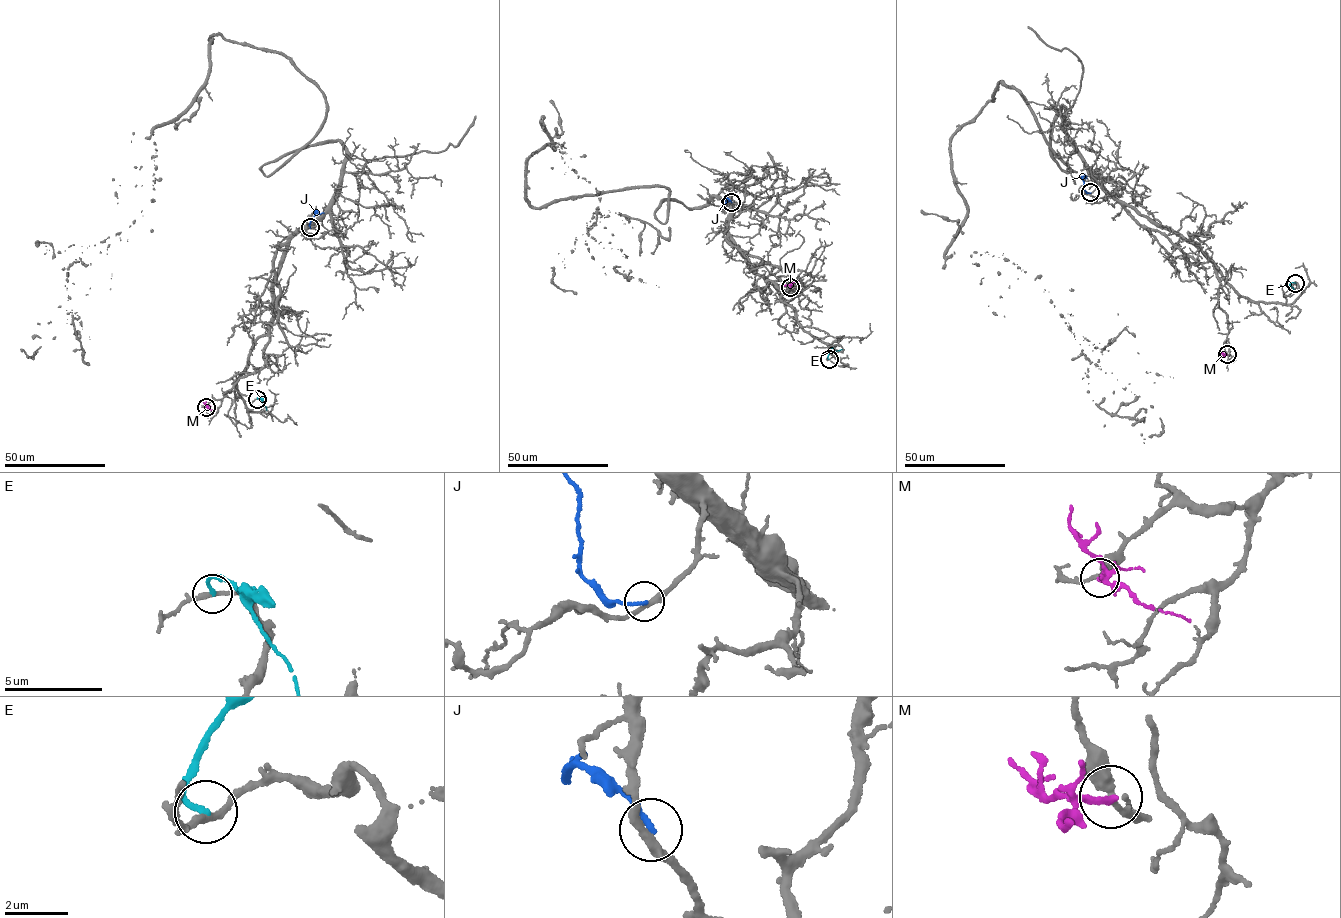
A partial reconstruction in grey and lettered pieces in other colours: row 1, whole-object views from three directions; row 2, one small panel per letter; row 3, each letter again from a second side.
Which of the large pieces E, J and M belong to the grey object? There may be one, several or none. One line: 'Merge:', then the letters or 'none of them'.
Merge: none of them

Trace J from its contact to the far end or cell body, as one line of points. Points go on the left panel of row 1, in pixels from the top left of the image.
J: (310, 227), (310, 220), (316, 213), (324, 213)

